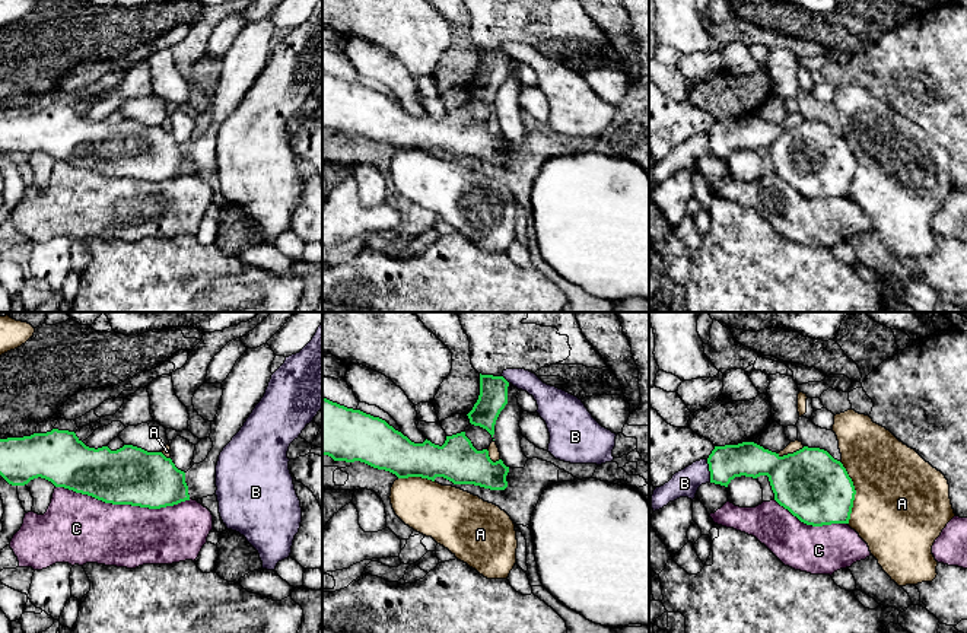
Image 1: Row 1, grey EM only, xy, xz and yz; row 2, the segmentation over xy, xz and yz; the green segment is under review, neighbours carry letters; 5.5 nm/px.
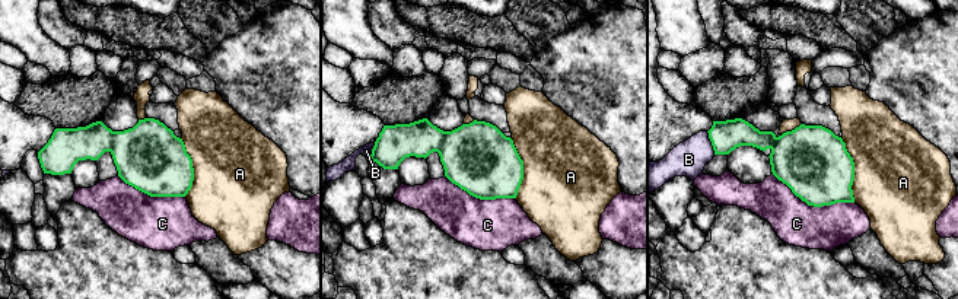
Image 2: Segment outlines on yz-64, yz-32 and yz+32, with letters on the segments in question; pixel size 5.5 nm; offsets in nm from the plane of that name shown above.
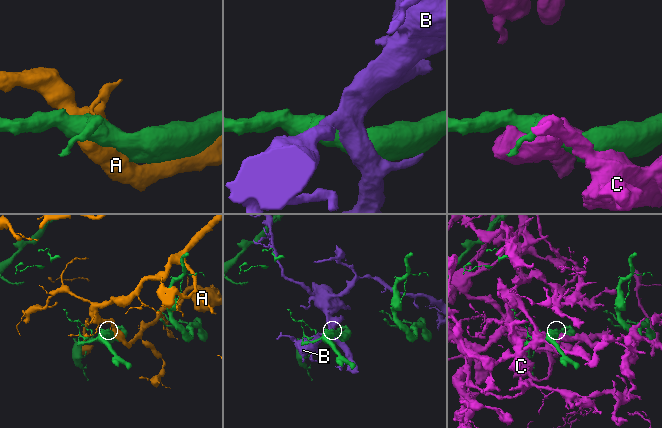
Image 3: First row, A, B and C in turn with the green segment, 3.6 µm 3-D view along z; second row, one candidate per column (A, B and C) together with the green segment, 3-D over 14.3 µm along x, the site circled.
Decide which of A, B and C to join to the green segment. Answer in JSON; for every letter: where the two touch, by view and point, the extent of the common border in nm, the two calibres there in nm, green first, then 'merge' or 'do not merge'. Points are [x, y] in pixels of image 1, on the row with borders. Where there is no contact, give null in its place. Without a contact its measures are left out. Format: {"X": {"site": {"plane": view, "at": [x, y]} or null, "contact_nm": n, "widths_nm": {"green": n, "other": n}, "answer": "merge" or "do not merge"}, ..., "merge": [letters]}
{"A": {"site": {"plane": "yz", "at": [855, 493]}, "contact_nm": 360, "widths_nm": {"green": 380, "other": 500}, "answer": "do not merge"}, "B": {"site": {"plane": "yz", "at": [709, 470]}, "contact_nm": 130, "widths_nm": {"green": 190, "other": 150}, "answer": "do not merge"}, "C": {"site": {"plane": "xy", "at": [123, 503]}, "contact_nm": 750, "widths_nm": {"green": 320, "other": 360}, "answer": "do not merge"}, "merge": []}

